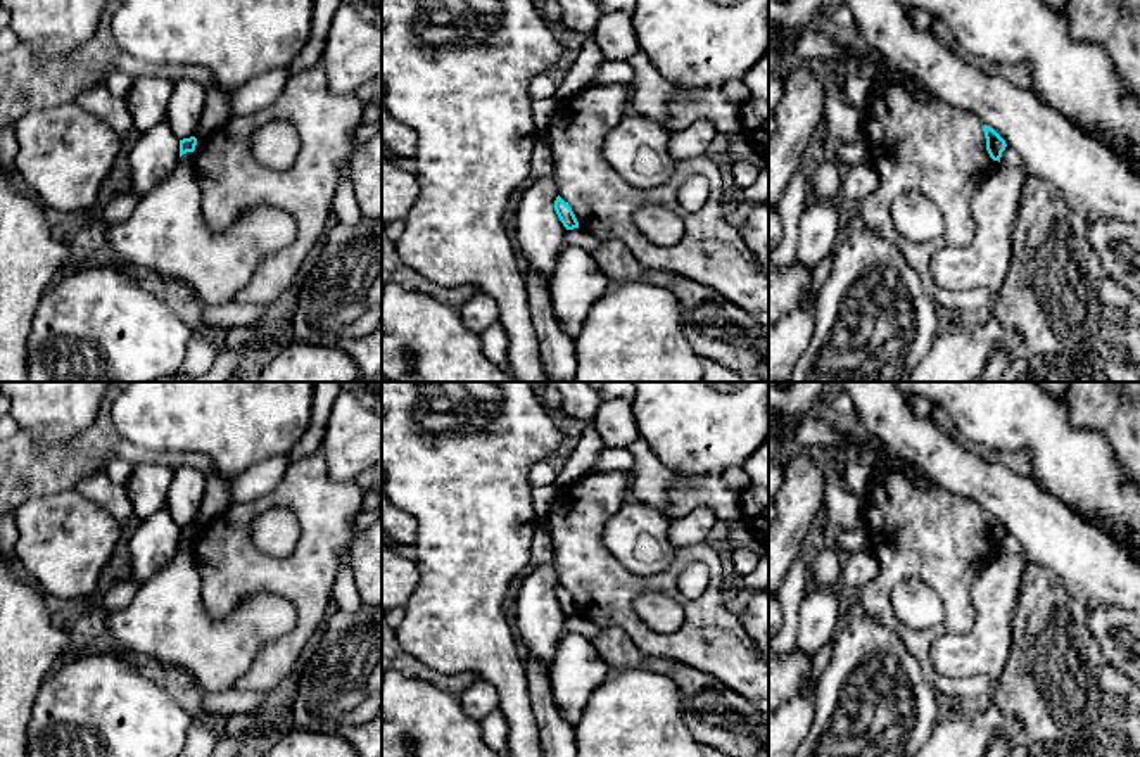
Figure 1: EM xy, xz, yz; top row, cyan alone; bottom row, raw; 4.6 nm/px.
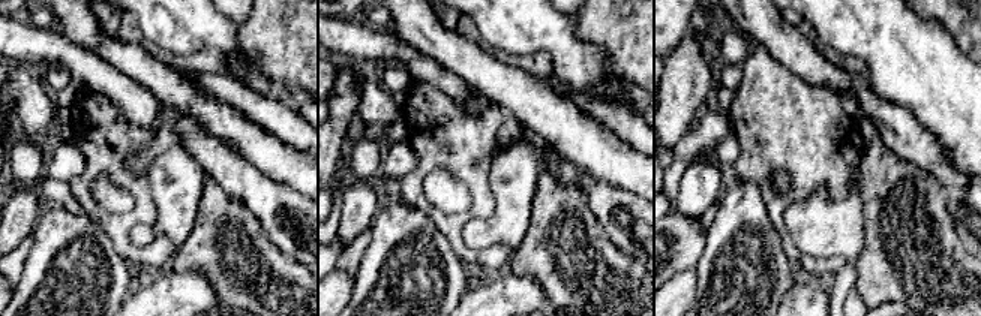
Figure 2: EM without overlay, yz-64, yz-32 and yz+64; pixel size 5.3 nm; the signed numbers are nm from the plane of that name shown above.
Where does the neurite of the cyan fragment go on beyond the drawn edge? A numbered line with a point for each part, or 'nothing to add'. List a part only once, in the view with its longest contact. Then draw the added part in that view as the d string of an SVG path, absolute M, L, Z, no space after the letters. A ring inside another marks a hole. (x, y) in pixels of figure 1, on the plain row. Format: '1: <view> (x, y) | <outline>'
nothing to add

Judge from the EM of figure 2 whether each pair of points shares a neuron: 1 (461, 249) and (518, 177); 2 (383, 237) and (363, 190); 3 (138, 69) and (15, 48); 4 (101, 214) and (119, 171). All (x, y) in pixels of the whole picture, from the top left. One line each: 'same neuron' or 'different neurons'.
1: different neurons
2: different neurons
3: different neurons
4: same neuron

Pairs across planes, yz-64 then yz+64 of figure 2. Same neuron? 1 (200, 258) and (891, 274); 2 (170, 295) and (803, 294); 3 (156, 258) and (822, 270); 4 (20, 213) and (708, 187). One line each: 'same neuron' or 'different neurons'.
1: same neuron
2: same neuron
3: same neuron
4: same neuron

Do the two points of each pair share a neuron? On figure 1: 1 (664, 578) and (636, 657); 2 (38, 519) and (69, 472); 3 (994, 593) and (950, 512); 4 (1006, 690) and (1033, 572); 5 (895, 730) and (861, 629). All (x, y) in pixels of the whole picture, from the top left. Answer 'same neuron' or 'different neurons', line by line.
1: different neurons
2: different neurons
3: different neurons
4: same neuron
5: same neuron

